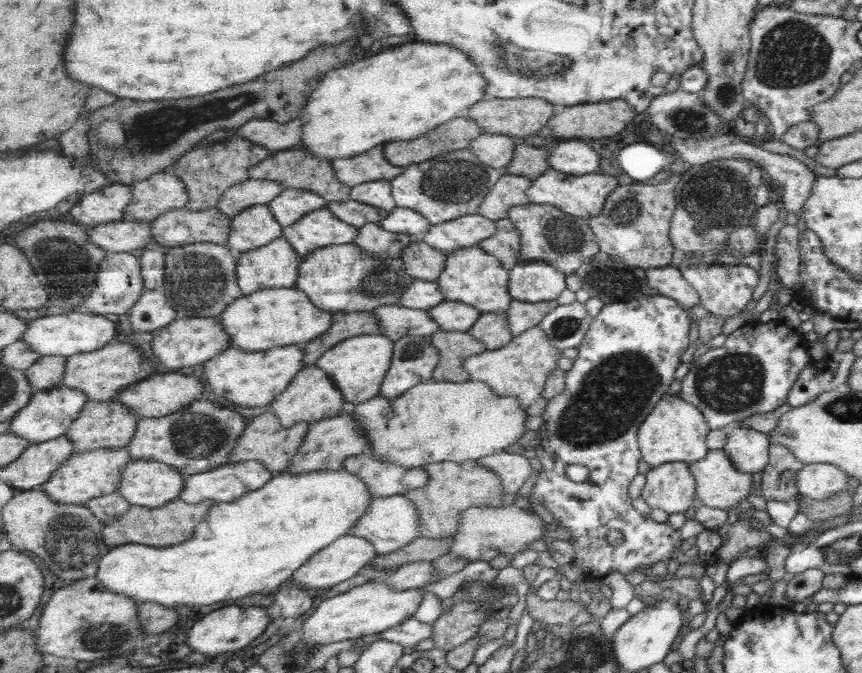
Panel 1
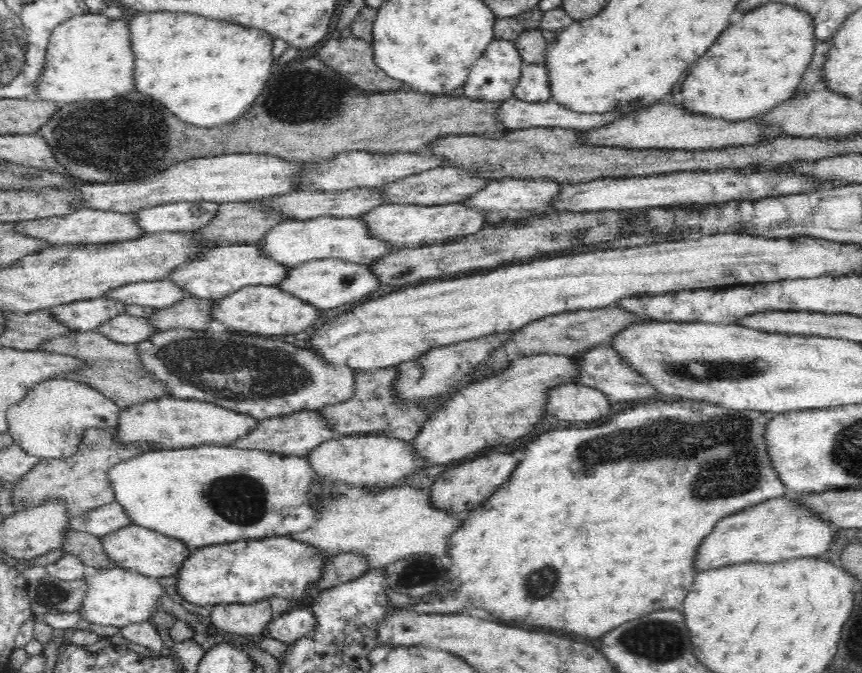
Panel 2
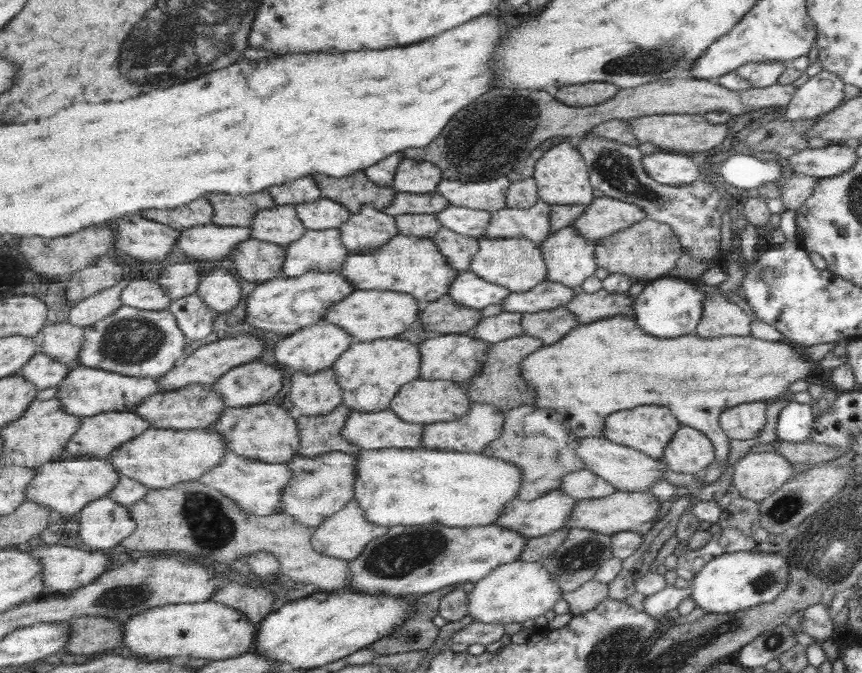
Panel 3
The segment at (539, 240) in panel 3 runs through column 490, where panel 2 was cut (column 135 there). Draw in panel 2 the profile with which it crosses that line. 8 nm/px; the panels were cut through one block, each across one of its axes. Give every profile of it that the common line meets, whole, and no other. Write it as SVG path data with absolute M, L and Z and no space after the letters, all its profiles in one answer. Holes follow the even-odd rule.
M80 210L62 216L48 216L48 218L28 218L20 222L6 222L14 234L46 242L50 246L108 246L112 242L132 242L140 234L136 224L132 222L132 214L110 214L98 210Z

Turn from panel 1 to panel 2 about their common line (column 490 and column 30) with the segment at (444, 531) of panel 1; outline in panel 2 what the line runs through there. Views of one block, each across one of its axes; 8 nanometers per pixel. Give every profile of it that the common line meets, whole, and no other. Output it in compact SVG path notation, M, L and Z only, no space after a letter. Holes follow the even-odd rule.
M98 428L86 430L74 456L62 460L52 460L52 458L38 460L20 480L14 482L14 488L10 490L10 506L16 512L24 512L32 506L44 506L60 500L66 508L66 520L72 520L96 510L102 504L110 504L114 500L114 494L106 478L106 472L112 466L128 458L134 458L136 454L144 454L152 450L148 444L120 446L118 442L112 440L114 434L116 434L114 430L98 430Z

